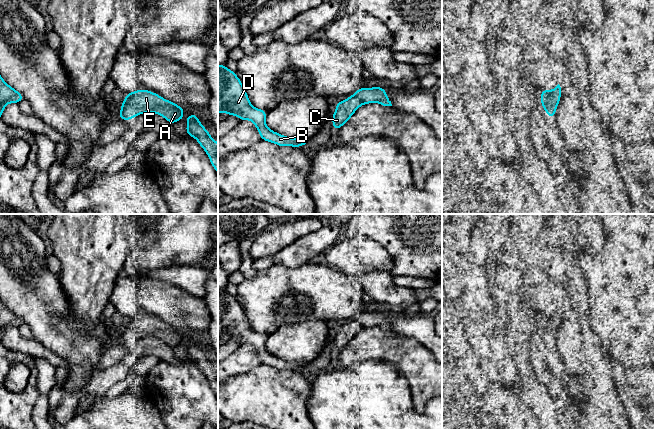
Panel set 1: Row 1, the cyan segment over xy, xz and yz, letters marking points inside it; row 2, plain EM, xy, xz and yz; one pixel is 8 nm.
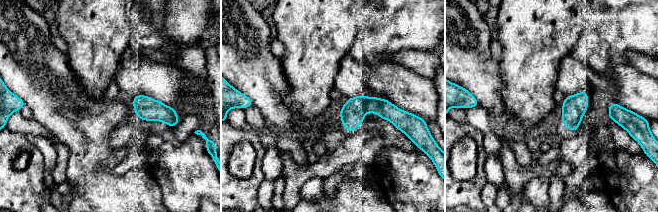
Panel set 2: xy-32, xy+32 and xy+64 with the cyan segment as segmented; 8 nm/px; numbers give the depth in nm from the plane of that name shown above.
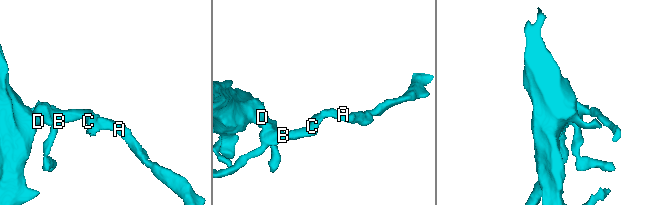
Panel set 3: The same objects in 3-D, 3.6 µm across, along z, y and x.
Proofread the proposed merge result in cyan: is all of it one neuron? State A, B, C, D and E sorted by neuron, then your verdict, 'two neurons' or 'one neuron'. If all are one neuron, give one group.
A B C D E; one neuron

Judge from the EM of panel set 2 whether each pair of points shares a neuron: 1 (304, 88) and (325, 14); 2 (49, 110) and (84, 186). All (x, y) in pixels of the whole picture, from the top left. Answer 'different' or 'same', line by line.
1: same
2: same

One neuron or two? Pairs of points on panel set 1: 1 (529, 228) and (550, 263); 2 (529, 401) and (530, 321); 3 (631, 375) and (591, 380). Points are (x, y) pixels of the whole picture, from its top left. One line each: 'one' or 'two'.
1: two
2: one
3: two

